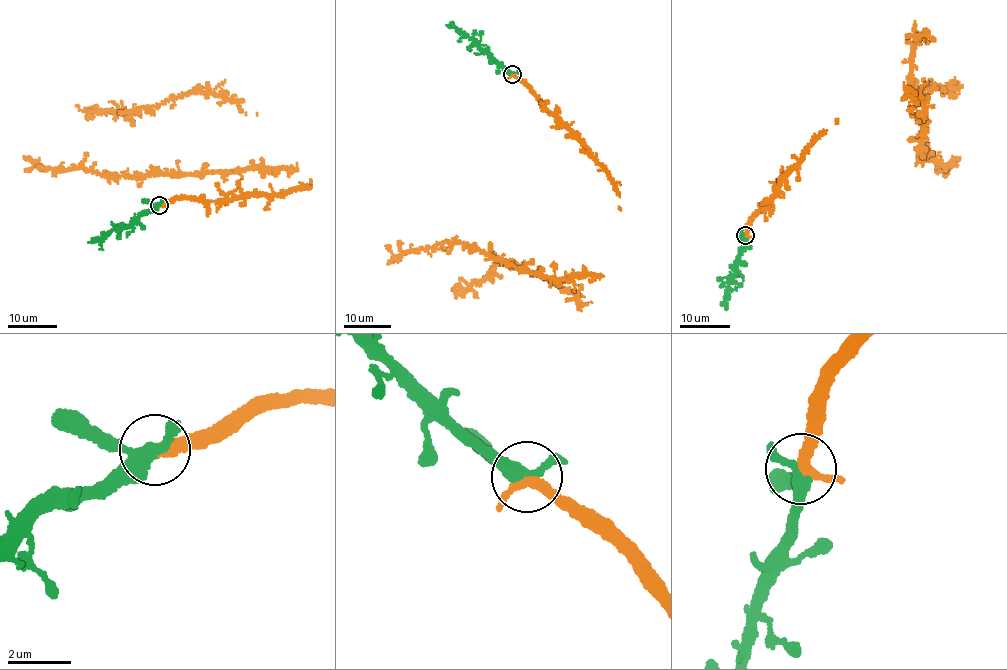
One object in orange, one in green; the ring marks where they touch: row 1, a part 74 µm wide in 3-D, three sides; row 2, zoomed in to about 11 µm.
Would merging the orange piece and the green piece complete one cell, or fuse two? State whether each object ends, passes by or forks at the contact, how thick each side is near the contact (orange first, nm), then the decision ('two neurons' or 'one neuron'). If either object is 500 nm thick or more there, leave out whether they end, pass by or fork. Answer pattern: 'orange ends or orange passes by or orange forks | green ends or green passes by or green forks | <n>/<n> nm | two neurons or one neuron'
orange passes by | green forks | 280/320 nm | one neuron

